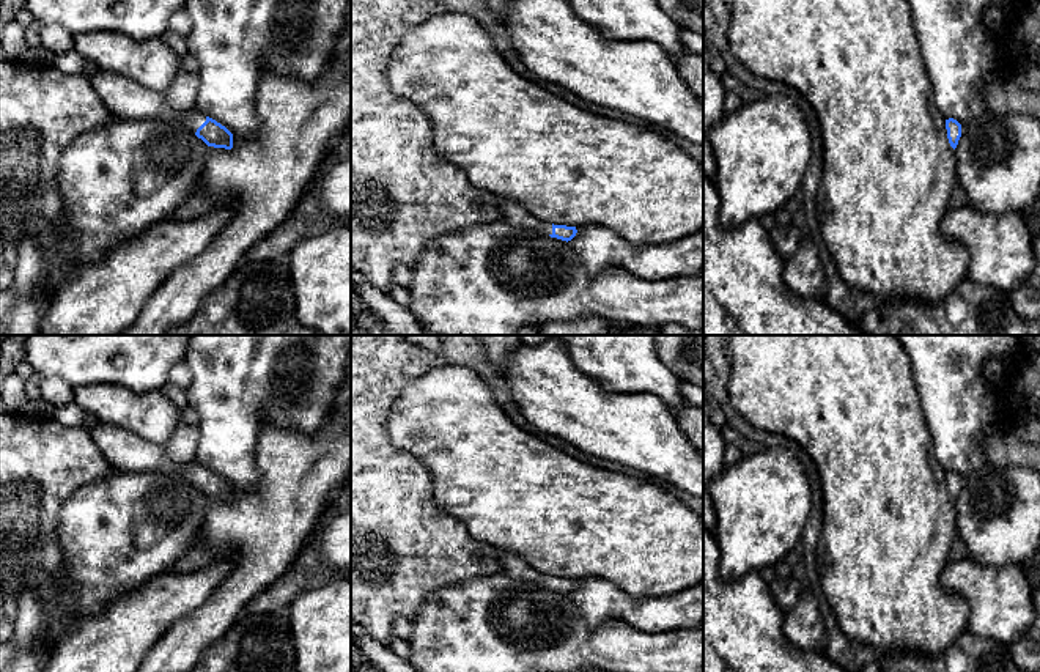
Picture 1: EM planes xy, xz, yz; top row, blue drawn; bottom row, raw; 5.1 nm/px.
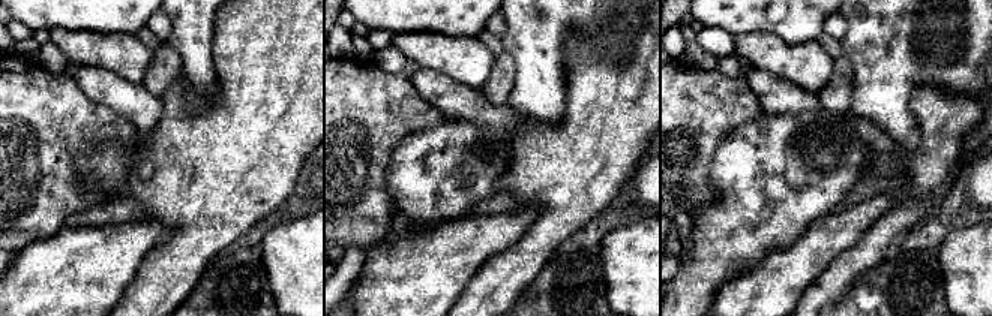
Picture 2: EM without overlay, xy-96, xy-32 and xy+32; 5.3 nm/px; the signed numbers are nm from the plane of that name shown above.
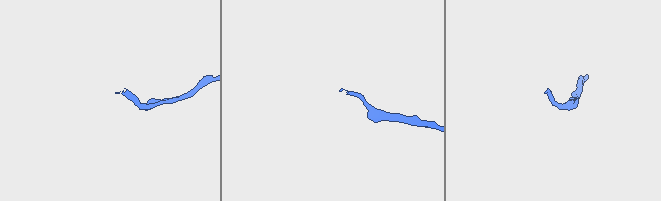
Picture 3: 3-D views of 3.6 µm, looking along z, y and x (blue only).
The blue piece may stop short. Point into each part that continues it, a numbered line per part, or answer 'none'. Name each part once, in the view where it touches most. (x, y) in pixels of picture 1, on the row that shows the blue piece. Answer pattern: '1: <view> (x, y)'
1: xy (126, 99)

